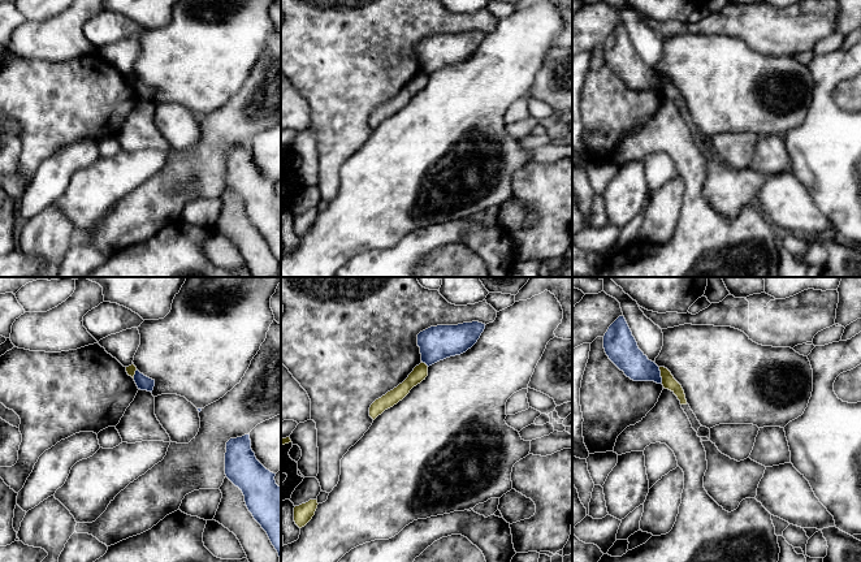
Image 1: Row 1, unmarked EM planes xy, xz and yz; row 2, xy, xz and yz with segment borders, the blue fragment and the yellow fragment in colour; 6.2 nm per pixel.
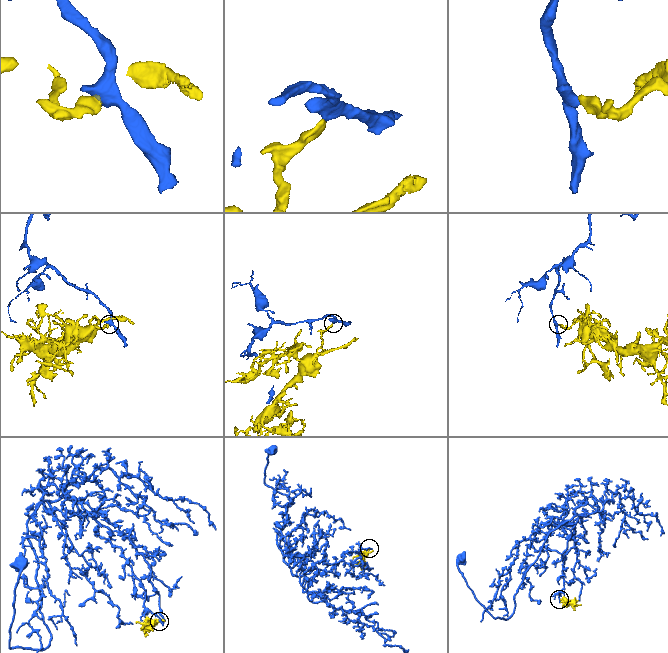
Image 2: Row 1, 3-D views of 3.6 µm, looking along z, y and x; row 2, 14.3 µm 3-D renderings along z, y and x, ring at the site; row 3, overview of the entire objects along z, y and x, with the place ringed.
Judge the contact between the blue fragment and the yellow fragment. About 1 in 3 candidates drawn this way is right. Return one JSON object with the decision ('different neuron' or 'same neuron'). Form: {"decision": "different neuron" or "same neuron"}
{"decision": "different neuron"}

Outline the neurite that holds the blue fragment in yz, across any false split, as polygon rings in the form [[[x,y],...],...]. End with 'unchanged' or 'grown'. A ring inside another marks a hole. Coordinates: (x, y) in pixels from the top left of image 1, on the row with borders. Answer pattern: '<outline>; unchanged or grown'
[[[624,316],[609,327],[603,336],[603,349],[609,359],[631,380],[662,384],[659,367],[639,349]]]; unchanged

